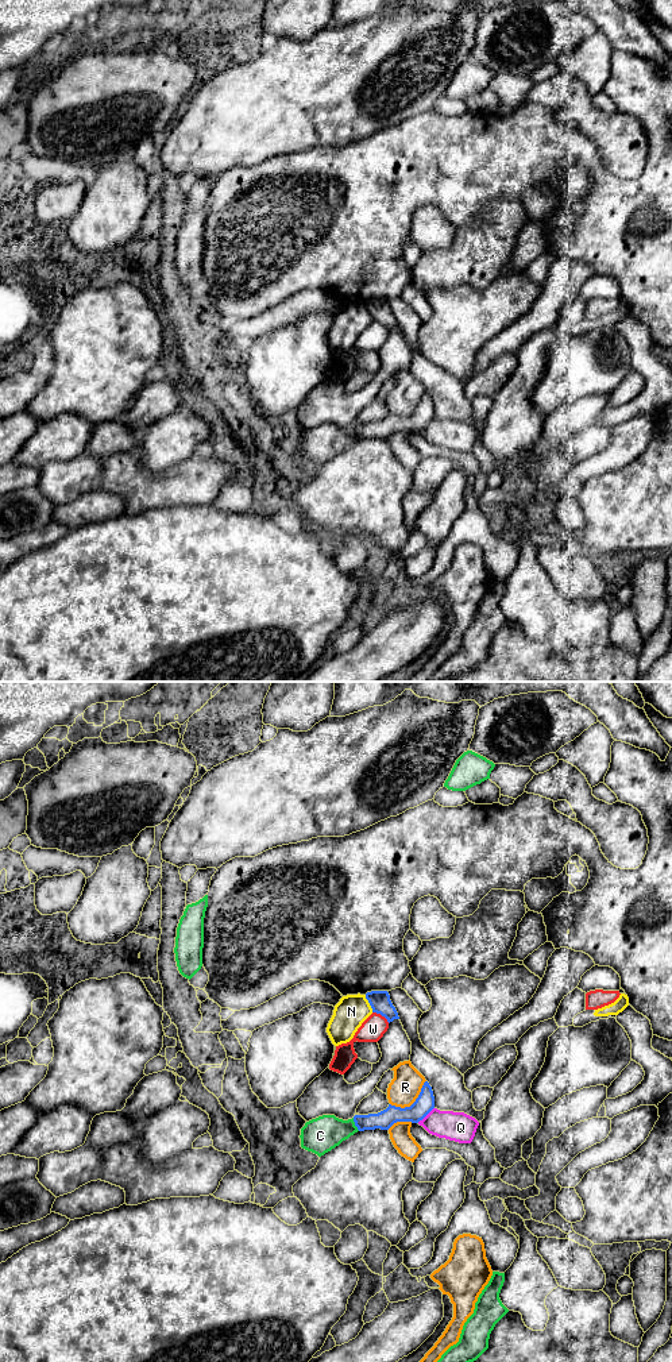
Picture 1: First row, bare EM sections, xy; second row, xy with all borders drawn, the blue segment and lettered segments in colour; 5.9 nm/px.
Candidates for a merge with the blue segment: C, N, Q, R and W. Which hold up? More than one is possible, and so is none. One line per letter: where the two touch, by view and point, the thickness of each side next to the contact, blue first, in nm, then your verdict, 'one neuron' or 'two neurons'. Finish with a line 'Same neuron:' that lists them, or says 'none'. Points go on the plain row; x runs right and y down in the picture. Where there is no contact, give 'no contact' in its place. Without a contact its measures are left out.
C: contact xy (355, 433); calibres 110 and 220 nm; two neurons
N: contact xy (369, 311); calibres 130 and 190 nm; two neurons
Q: contact xy (425, 424); calibres 110 and 180 nm; two neurons
R: contact xy (413, 412); calibres 110 and 180 nm; two neurons
W: contact xy (381, 323); calibres 130 and 140 nm; two neurons
Same neuron: none

